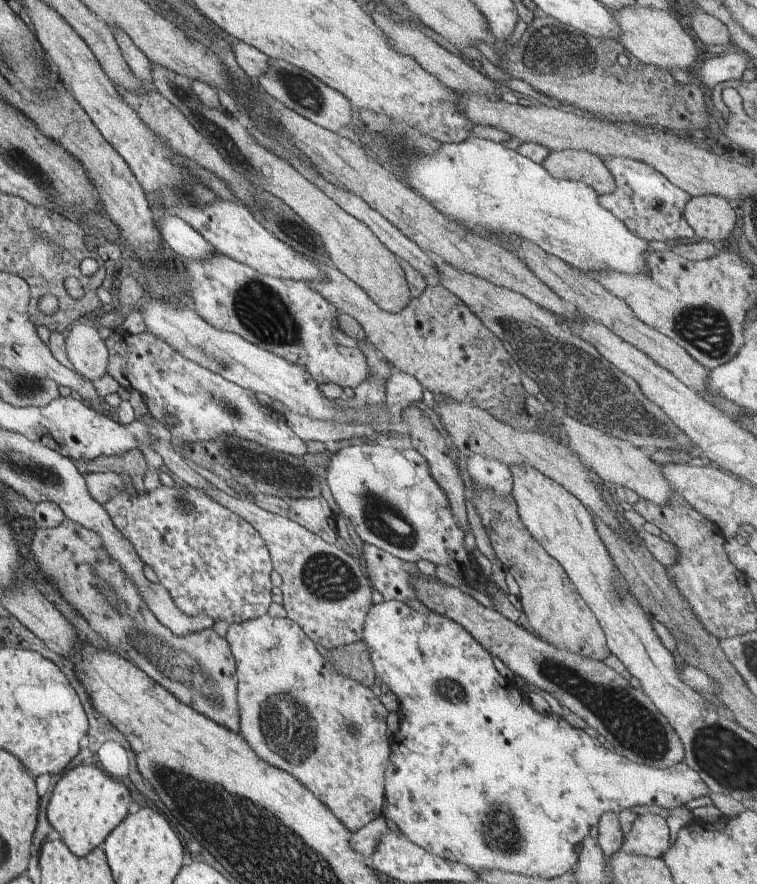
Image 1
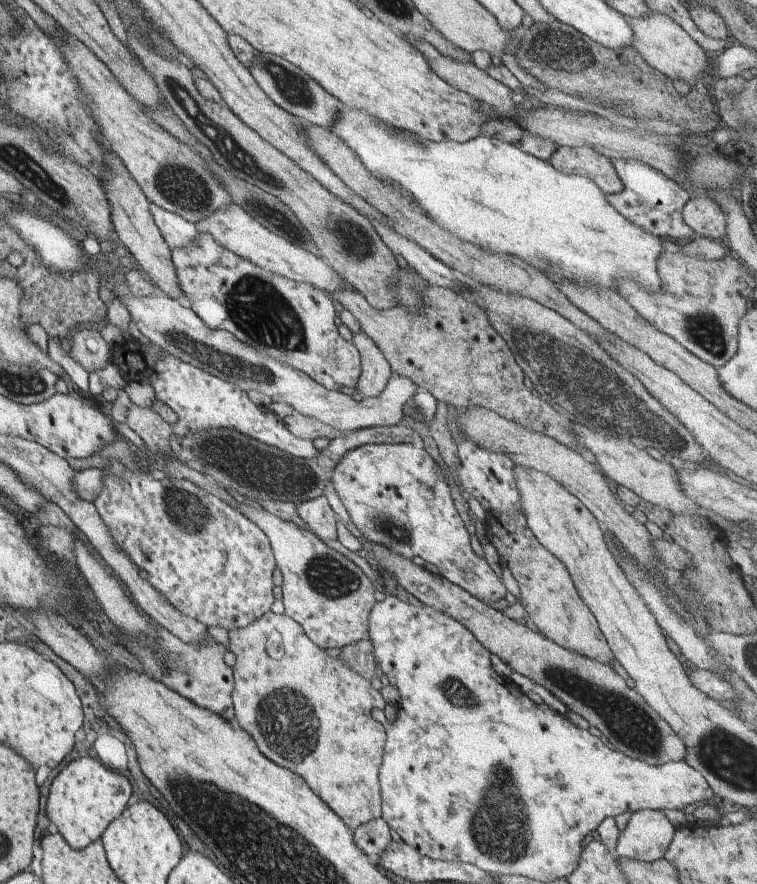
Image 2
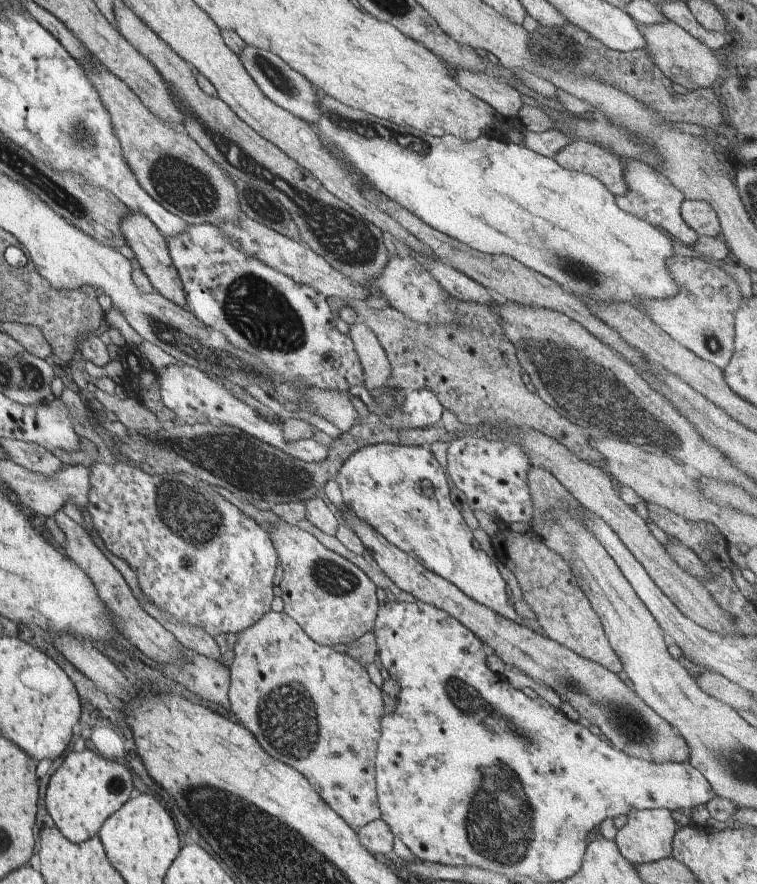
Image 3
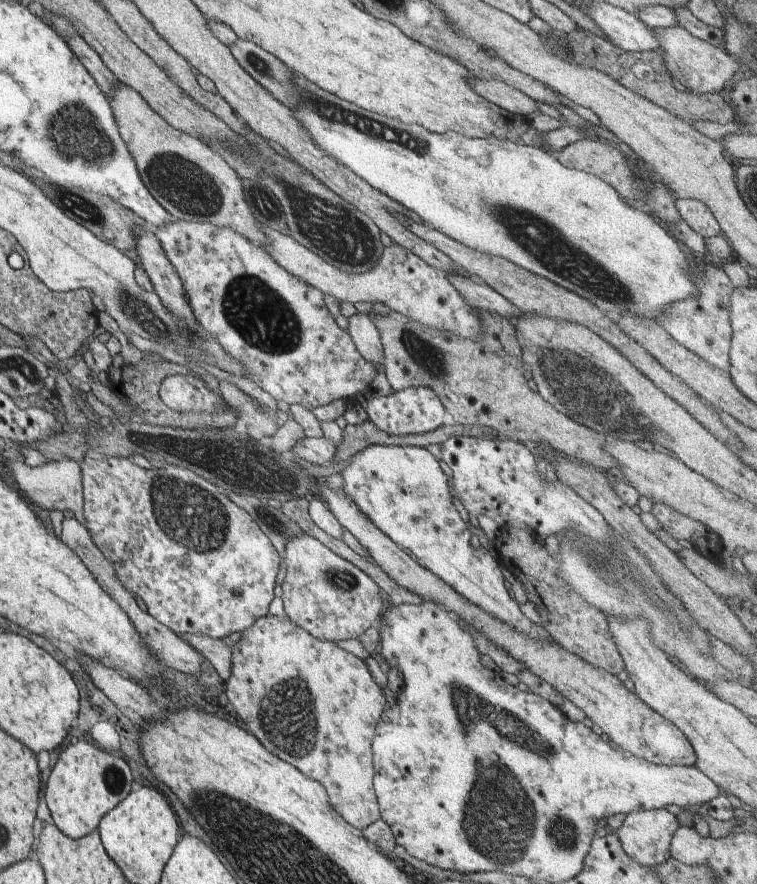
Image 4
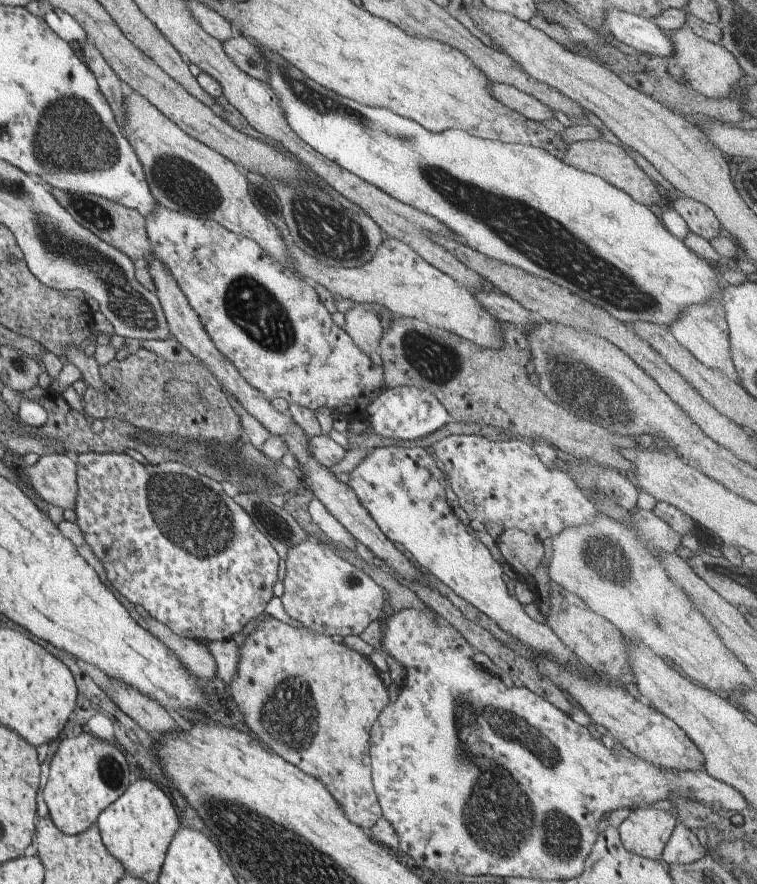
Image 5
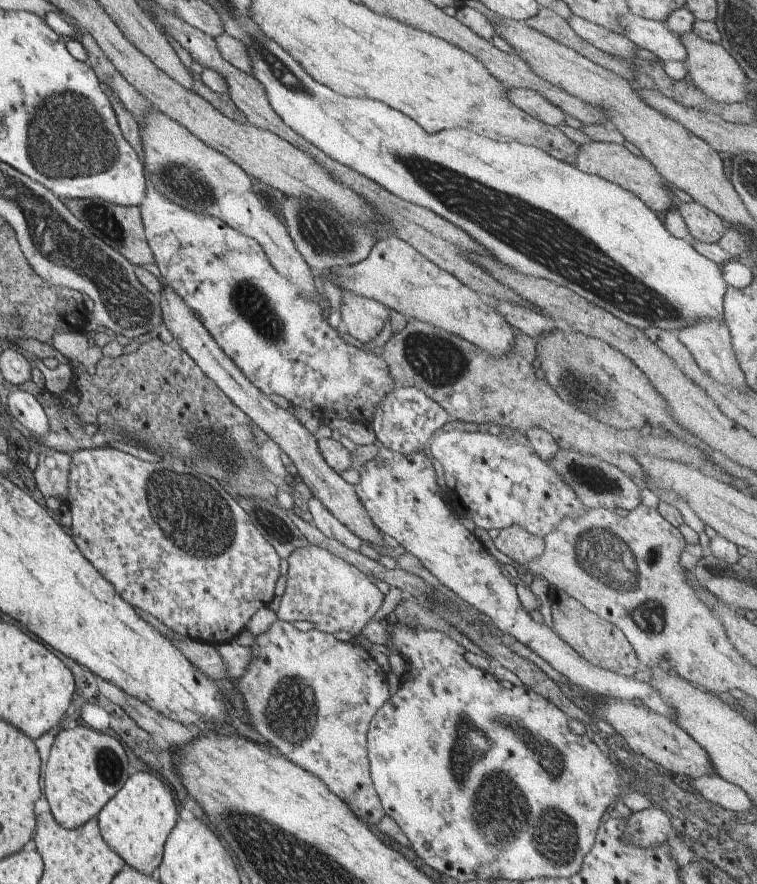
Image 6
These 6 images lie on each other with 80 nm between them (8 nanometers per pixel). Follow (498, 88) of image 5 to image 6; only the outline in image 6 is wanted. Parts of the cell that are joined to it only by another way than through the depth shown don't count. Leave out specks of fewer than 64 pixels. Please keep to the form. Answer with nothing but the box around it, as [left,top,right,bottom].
[507,88,565,125]

